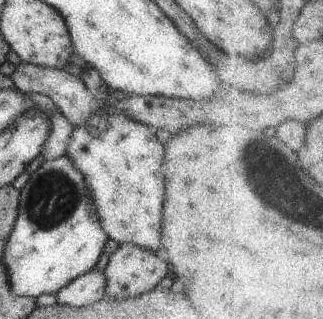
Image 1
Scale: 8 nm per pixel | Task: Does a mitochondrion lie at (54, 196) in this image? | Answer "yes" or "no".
yes

